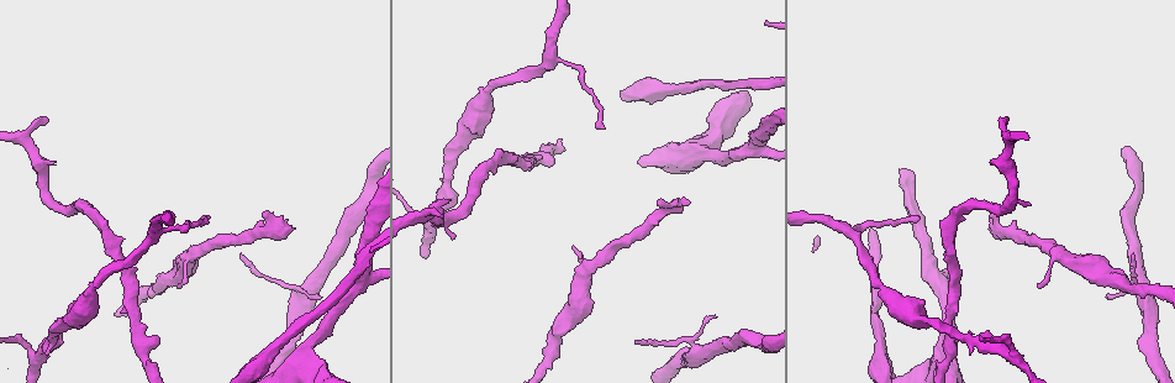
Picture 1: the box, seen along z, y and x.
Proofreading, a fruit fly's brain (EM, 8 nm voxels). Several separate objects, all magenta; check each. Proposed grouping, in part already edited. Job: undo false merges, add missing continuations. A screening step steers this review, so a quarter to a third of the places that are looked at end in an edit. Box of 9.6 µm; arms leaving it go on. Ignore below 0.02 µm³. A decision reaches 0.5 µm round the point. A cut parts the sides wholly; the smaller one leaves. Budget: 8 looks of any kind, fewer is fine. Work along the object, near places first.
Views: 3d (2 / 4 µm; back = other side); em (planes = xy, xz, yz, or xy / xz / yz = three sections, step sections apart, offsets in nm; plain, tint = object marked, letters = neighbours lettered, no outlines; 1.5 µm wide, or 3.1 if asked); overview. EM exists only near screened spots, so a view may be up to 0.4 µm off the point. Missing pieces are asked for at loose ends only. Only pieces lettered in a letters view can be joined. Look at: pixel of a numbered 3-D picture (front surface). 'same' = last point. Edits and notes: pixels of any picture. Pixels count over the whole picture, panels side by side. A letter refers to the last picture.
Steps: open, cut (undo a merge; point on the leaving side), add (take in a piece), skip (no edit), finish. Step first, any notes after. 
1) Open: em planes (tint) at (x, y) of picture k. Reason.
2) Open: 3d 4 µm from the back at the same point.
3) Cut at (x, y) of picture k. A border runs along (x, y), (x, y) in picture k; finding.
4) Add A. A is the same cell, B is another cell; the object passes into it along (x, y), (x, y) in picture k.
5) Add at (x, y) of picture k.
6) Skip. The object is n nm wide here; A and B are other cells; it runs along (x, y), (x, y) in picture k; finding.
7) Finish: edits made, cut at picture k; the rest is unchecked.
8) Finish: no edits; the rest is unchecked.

Open: 3d 4 µm from the back at (574, 250) of picture 1. An open end.

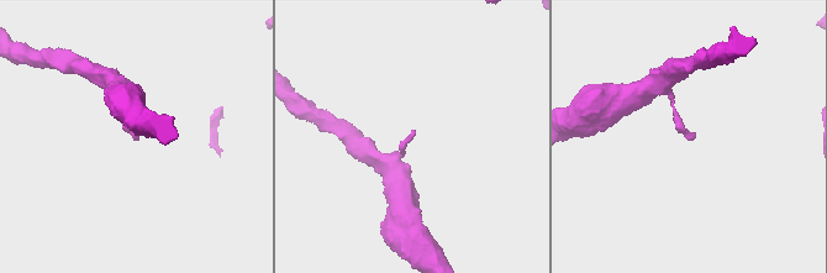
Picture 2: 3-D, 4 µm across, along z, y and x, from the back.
Open: em planes (tint) at (133, 136) of picture 2.

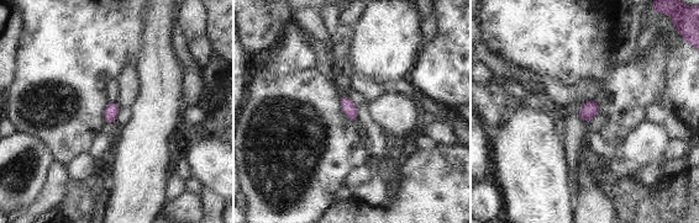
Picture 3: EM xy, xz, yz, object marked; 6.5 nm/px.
Open: em planes (letters) at the same point. See the neighbours.

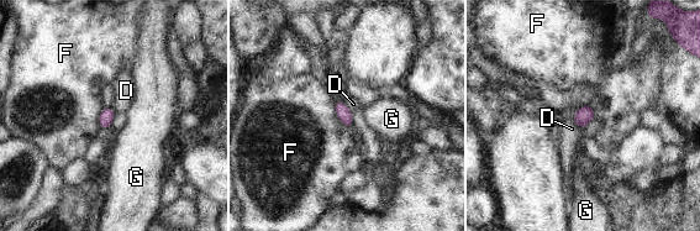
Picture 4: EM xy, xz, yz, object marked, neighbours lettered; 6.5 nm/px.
Skip. D, F and G are other cells; a border runs along (335, 101), (337, 116), (352, 129) in picture 4; no lettered piece goes on from it.

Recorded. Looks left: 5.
Open: em planes (letters) at (1107, 296) of picture 1. Tapers out.

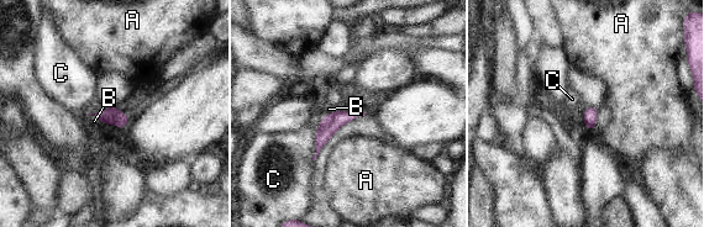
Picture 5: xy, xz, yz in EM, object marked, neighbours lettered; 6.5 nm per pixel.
Skip. A, B and C are other cells; a border runs along (320, 121), (313, 144) in picture 5; none of them fits.

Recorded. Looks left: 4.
Open: 3d 4 µm at (993, 227) of picture 1. Branch stops here.

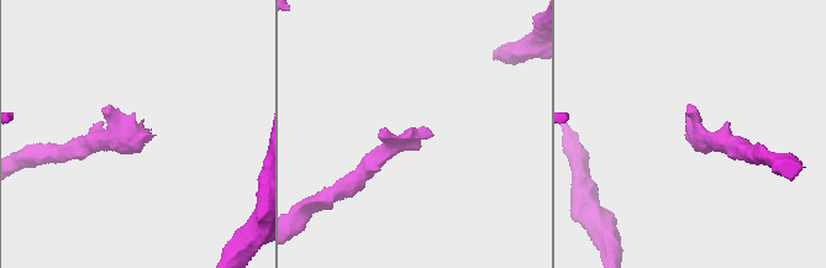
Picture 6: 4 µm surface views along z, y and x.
Open: em planes (letters) at (152, 137) of picture 6. Now the EM.

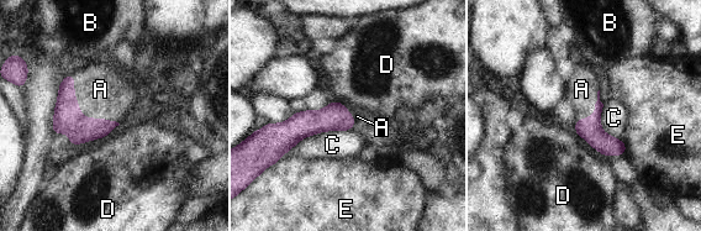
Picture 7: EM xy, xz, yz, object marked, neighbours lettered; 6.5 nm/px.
Add A. A is the same cell, B, C, D and E are other cells; the object passes into it along (68, 119), (79, 113), (100, 89) in picture 7; it goes on there.

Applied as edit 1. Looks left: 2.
Finish: edits made, add at picture 7; the rest is unchecked.

